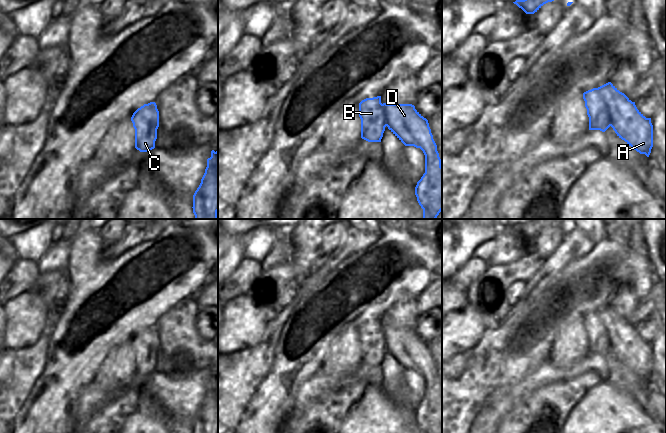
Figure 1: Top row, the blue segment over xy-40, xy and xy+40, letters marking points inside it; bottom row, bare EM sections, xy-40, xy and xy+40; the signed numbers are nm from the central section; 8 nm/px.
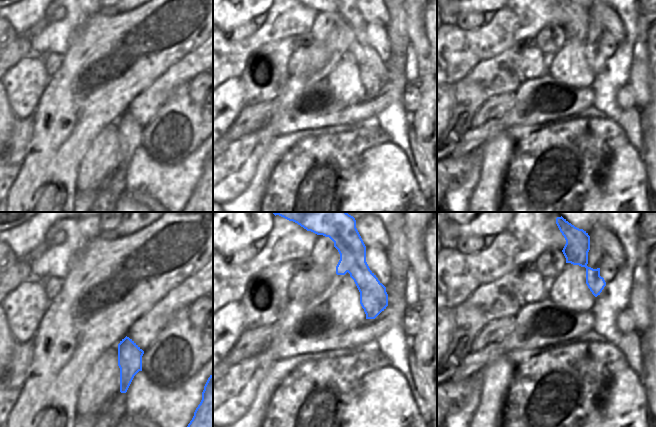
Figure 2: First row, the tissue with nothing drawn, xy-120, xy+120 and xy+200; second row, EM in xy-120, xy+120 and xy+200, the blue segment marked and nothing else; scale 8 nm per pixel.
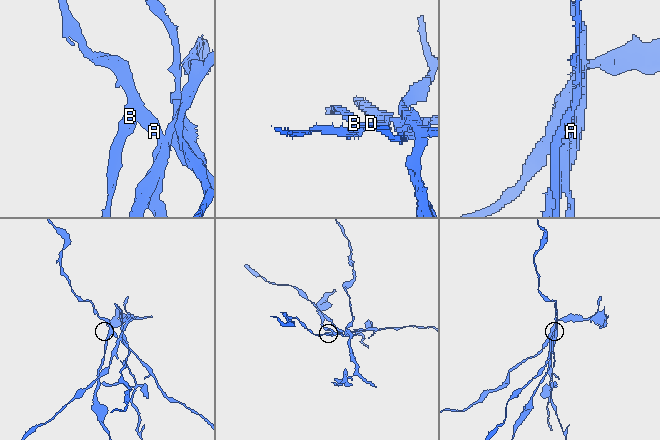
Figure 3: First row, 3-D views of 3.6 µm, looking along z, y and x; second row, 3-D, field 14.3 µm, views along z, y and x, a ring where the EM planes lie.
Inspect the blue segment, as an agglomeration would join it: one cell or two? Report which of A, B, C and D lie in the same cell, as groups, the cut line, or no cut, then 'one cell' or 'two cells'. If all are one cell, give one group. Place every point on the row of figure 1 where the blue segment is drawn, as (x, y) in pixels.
groups A D / B C; cut xy+40 (591, 89), (604, 99), (611, 125); two cells

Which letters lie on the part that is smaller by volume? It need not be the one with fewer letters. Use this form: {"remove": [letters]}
{"remove": ["B", "C"]}

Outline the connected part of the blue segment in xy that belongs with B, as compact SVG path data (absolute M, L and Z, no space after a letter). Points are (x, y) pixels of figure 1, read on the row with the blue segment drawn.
M381 96L366 98L359 103L361 138L368 142L381 142L387 117L381 103Z

